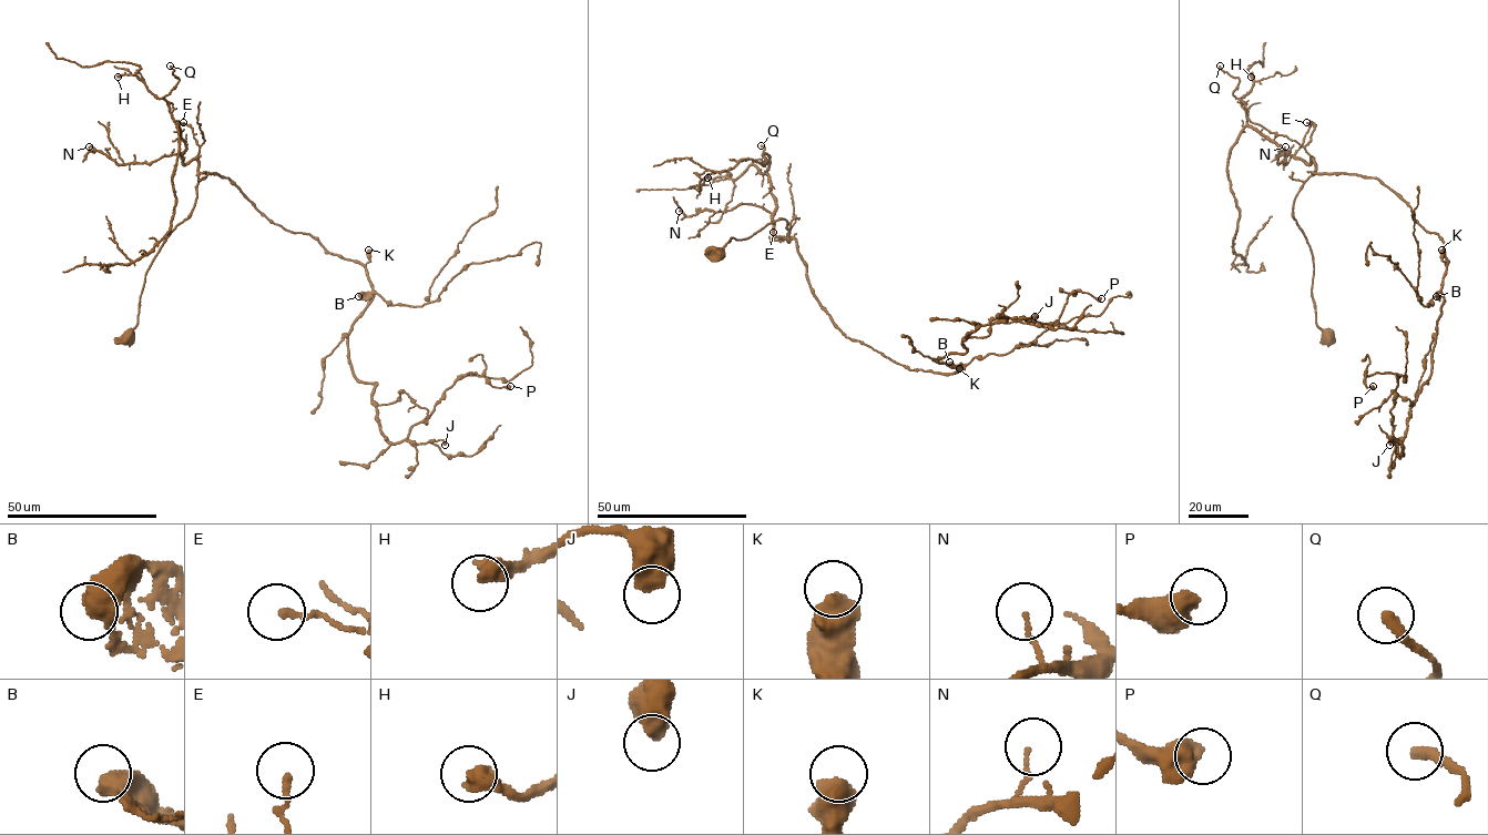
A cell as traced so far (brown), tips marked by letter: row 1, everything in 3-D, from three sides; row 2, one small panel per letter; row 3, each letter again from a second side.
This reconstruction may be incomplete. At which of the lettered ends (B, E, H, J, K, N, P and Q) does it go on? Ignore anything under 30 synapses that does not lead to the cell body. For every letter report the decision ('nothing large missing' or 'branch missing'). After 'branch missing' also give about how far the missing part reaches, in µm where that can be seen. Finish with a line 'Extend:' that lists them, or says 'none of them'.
B: nothing large missing
E: nothing large missing
H: branch missing; missing 45 µm
J: nothing large missing
K: nothing large missing
N: nothing large missing
P: nothing large missing
Q: nothing large missing
Extend: H

